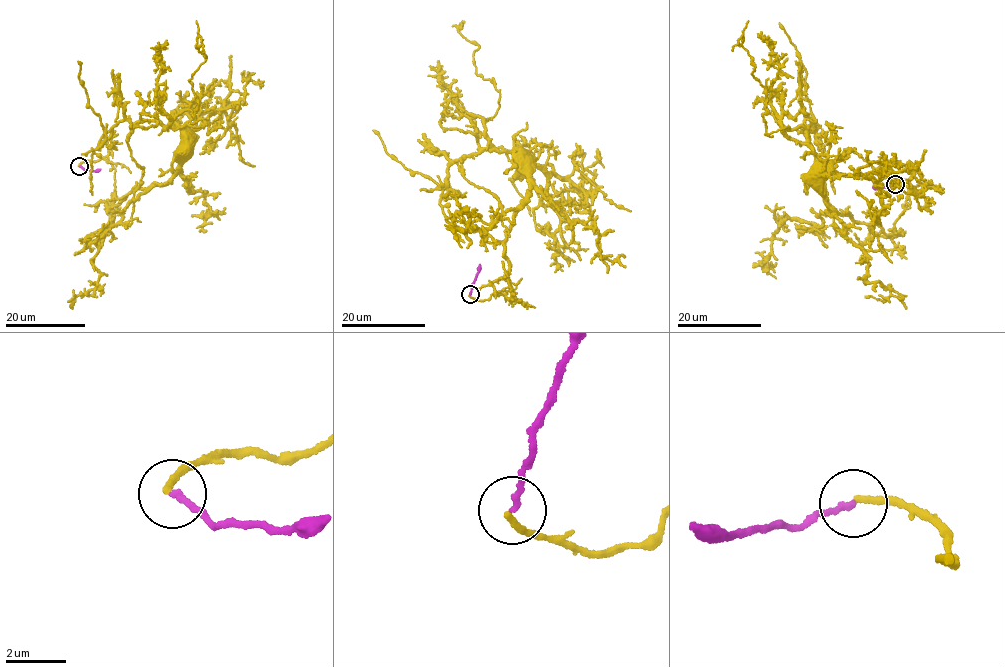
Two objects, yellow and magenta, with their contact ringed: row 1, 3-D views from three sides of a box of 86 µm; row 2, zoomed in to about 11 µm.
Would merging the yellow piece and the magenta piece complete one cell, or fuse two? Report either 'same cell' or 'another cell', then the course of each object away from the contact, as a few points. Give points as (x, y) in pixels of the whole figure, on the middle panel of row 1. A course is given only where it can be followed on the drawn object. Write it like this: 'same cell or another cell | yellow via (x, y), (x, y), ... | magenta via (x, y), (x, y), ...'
another cell | yellow via (469, 295), (512, 292), (504, 244), (529, 182), (486, 133), (500, 93), (477, 75), (464, 21) | magenta via (470, 295), (479, 264)

